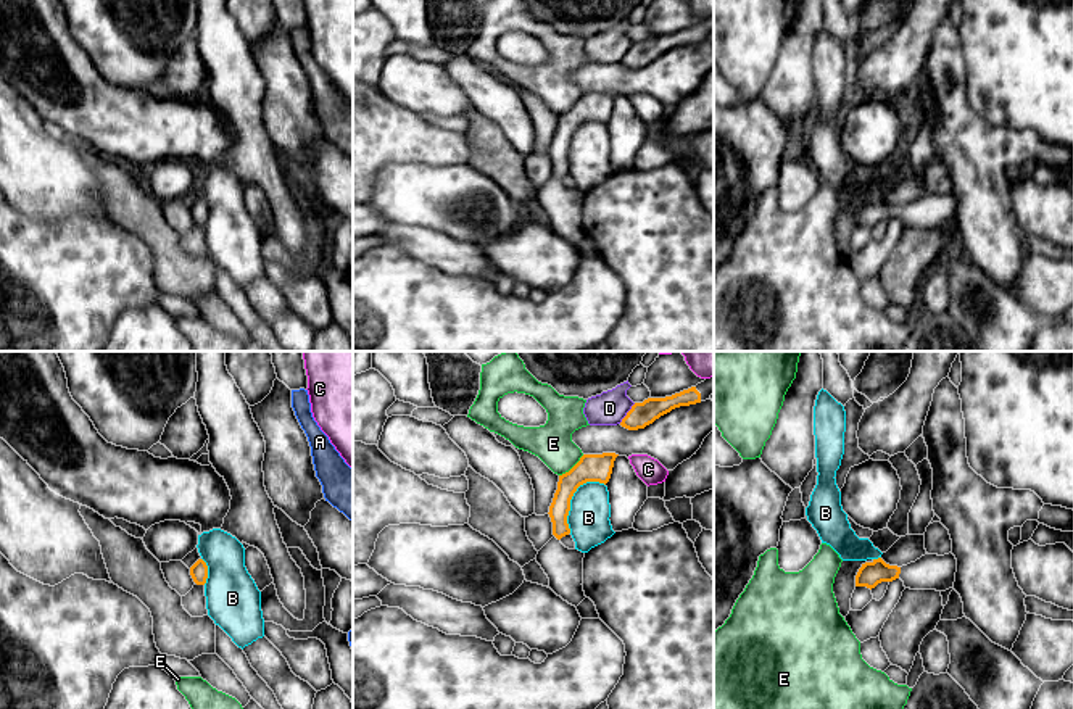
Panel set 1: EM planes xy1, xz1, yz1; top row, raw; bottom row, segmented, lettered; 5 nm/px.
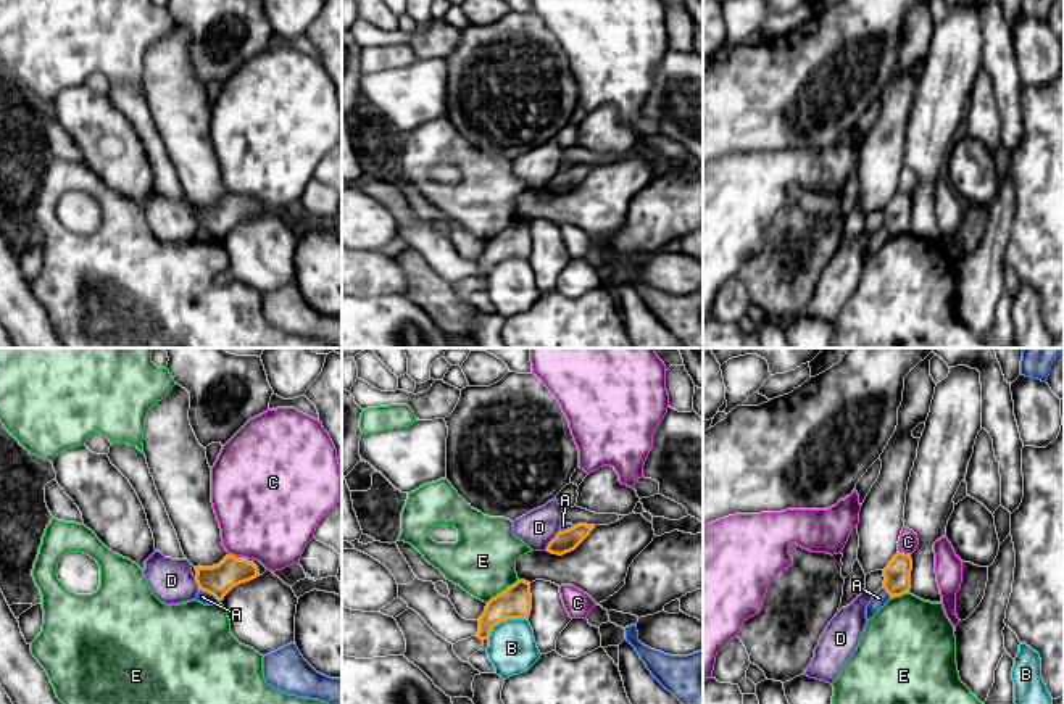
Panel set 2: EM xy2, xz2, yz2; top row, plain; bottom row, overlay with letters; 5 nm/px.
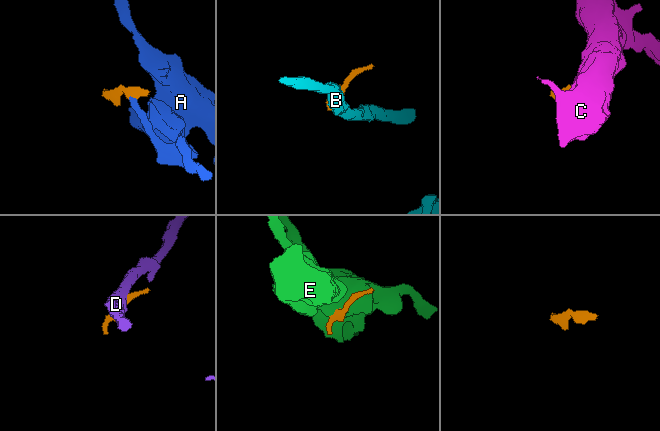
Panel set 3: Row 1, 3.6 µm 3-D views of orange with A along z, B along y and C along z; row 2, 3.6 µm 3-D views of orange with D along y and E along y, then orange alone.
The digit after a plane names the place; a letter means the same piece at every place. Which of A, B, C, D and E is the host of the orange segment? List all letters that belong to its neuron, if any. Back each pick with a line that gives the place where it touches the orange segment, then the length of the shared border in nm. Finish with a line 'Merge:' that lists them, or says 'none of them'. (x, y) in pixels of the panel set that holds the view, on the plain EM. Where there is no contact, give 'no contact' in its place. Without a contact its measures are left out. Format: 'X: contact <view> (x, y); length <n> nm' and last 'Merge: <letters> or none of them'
Merge: none of them

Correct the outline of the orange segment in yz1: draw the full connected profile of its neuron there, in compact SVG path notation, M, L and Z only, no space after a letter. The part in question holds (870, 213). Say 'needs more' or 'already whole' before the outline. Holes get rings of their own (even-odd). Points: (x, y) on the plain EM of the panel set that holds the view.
needs more; M952 192L938 195L925 193L915 201L897 206L886 203L881 197L862 203L856 214L856 226L875 227L881 221L901 218L910 229L946 230L954 227L957 198Z

